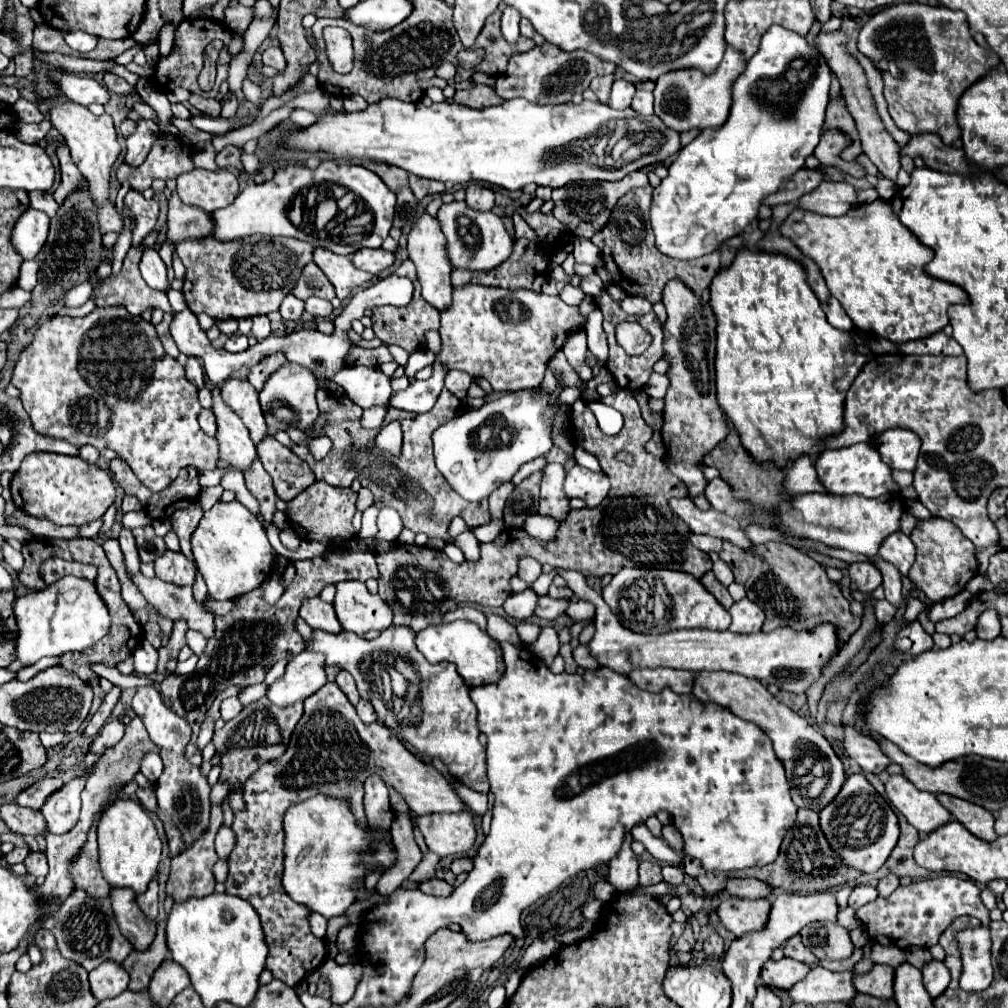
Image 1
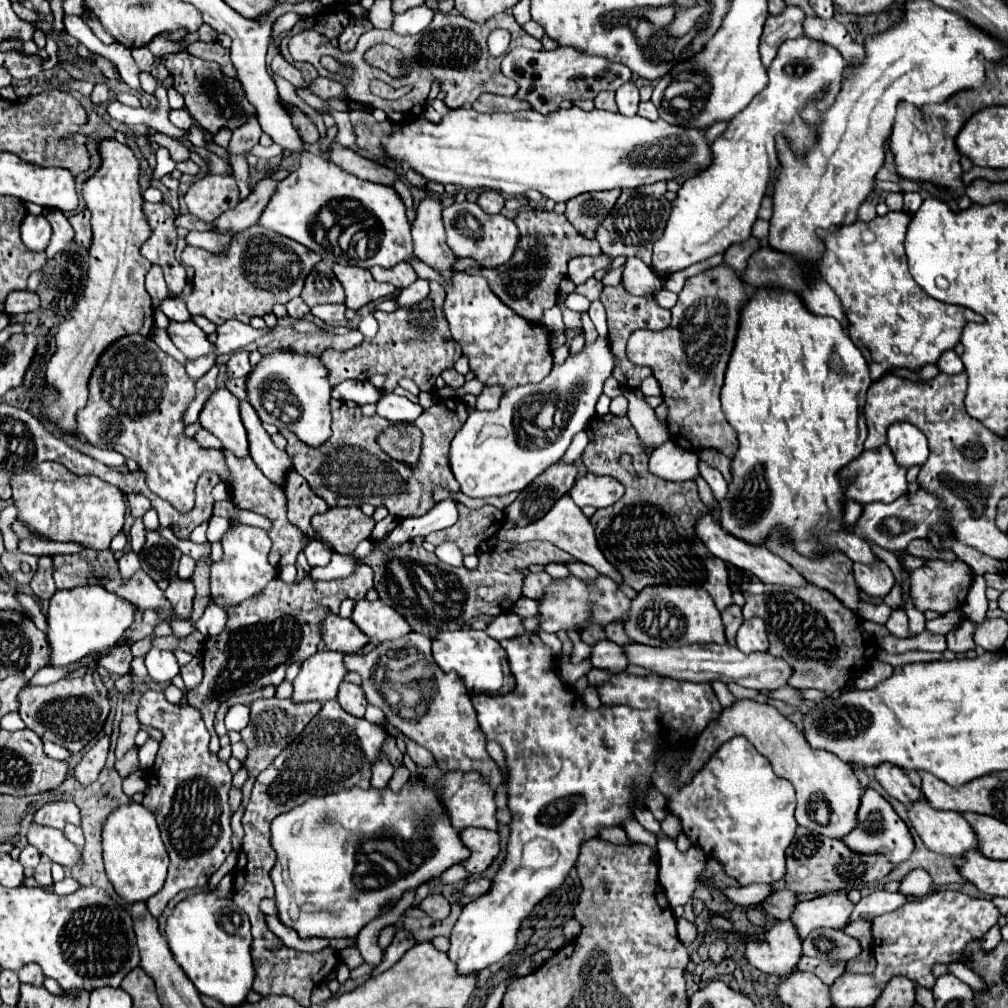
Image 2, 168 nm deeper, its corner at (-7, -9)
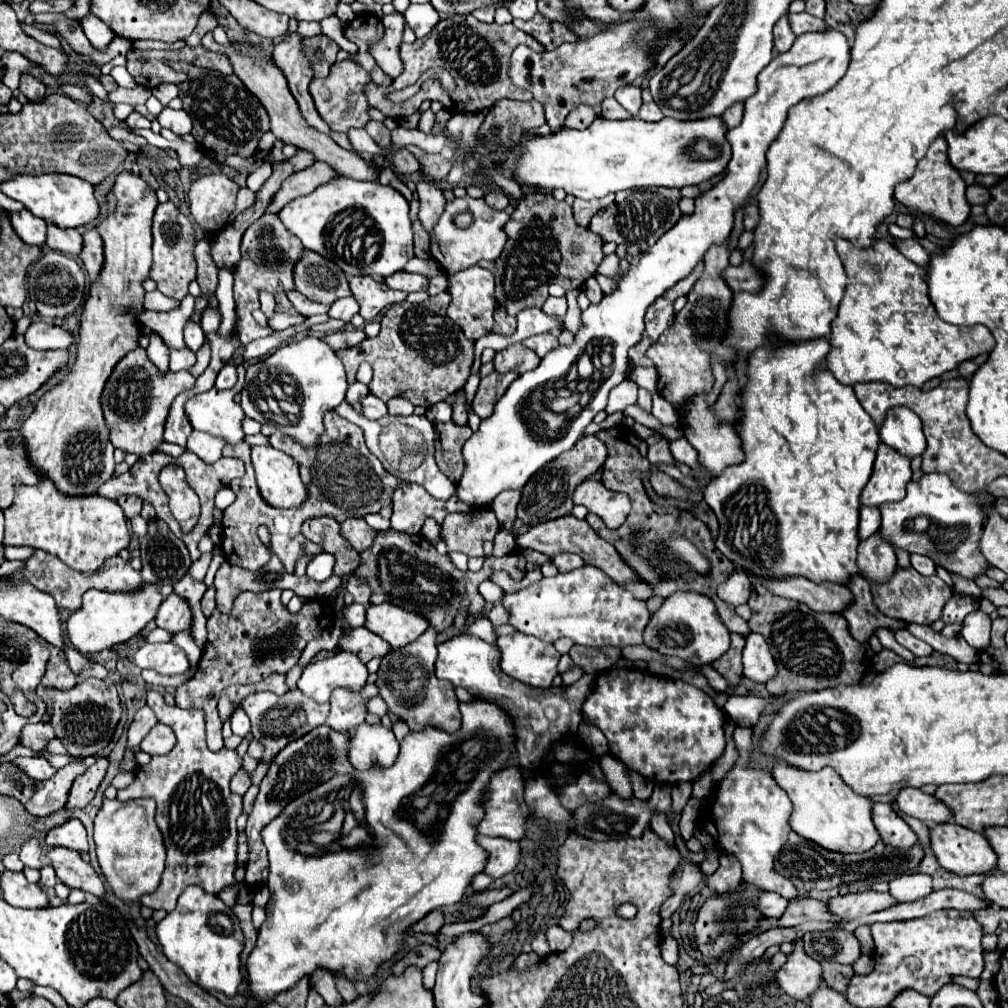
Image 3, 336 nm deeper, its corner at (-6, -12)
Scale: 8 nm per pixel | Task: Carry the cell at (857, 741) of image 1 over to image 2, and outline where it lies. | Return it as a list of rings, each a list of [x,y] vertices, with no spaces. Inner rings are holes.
[[[888,763],[886,765],[880,765],[880,767],[874,769],[874,775],[876,775],[878,783],[886,789],[886,793],[890,797],[898,799],[904,805],[912,805],[914,801],[922,801],[924,799],[922,789],[914,787],[910,783],[908,775],[902,769],[894,767],[894,765],[888,765]]]

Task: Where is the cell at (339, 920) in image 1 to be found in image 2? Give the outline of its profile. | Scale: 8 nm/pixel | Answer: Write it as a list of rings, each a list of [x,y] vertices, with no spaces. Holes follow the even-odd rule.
[[[352,945],[352,947],[346,947],[344,951],[340,951],[340,955],[342,955],[342,959],[346,961],[346,965],[350,967],[350,971],[352,969],[356,969],[356,967],[360,967],[362,963],[364,963],[364,959],[362,959],[362,955],[358,953],[358,949]]]

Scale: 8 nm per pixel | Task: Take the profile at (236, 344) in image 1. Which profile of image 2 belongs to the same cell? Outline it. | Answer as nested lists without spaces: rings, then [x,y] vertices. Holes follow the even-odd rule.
[[[236,351],[230,355],[230,361],[226,363],[226,375],[230,379],[234,377],[246,377],[250,373],[250,361],[248,351]]]

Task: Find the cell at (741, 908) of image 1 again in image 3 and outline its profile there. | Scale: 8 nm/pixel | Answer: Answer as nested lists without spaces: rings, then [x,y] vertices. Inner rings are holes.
[[[793,940],[793,952],[777,970],[775,982],[793,998],[807,1000],[821,986],[821,964],[809,958],[803,950],[803,940]]]

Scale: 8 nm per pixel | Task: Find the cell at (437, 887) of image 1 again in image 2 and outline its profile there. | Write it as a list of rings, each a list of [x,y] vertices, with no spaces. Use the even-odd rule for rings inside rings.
[[[428,895],[420,903],[420,909],[426,915],[430,915],[430,917],[434,917],[438,921],[442,921],[442,919],[446,919],[450,915],[450,903],[444,899],[444,895]]]

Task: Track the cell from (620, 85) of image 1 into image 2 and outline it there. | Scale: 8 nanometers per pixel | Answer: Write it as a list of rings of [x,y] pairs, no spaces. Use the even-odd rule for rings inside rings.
[[[626,83],[616,91],[616,103],[618,103],[618,111],[622,115],[636,115],[638,111],[638,87],[634,83]]]

